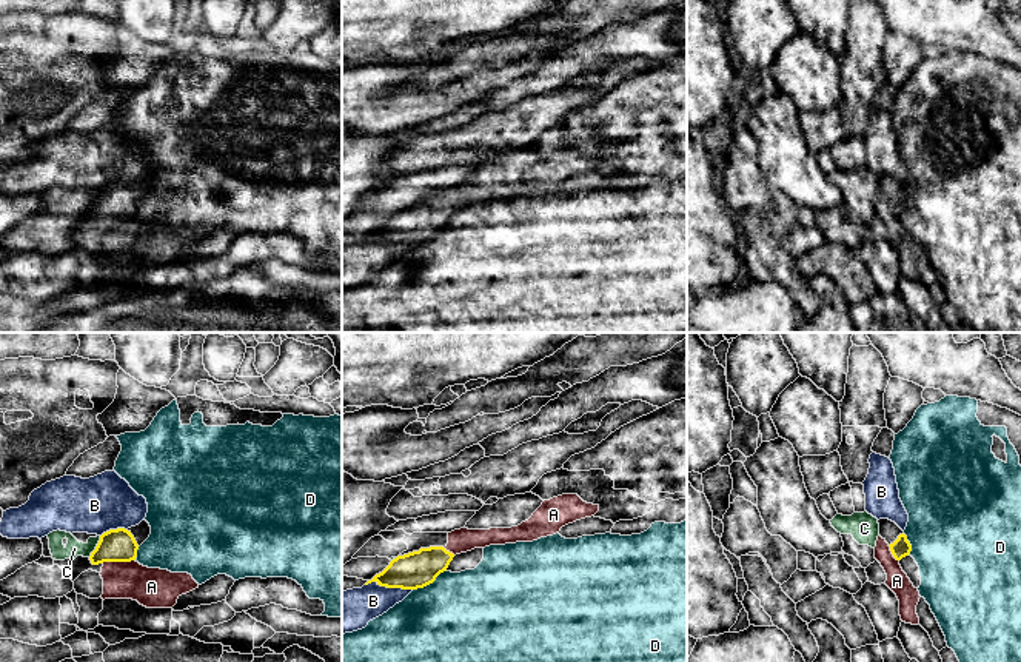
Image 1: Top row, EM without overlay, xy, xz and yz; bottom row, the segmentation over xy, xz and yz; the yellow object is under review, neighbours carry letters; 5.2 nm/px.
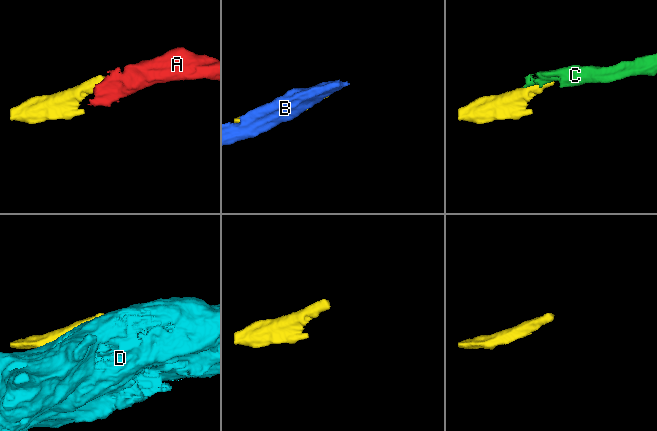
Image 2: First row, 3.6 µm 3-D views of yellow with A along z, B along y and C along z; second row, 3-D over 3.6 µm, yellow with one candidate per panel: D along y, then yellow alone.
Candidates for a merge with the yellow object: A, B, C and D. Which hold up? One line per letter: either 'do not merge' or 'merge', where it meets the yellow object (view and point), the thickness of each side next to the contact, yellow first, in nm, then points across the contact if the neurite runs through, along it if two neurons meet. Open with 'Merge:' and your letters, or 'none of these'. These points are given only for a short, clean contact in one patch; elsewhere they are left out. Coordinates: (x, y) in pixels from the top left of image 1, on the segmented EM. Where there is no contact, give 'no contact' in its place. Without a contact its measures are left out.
Merge: A
A: merge; contact xy (117, 561); calibres 180 and 200 nm; way xy (116, 545), (117, 561), (140, 584), (151, 587)
B: do not merge; contact xz (388, 587); calibres 190 and 220 nm
C: do not merge; contact xy (96, 547); calibres 180 and 90 nm; border xy (100, 536), (96, 548), (88, 556)
D: do not merge; contact xz (428, 584); calibres 190 and 460 nm

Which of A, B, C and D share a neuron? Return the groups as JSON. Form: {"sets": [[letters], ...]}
{"sets": [["A"], ["B"], ["C"], ["D"]]}

